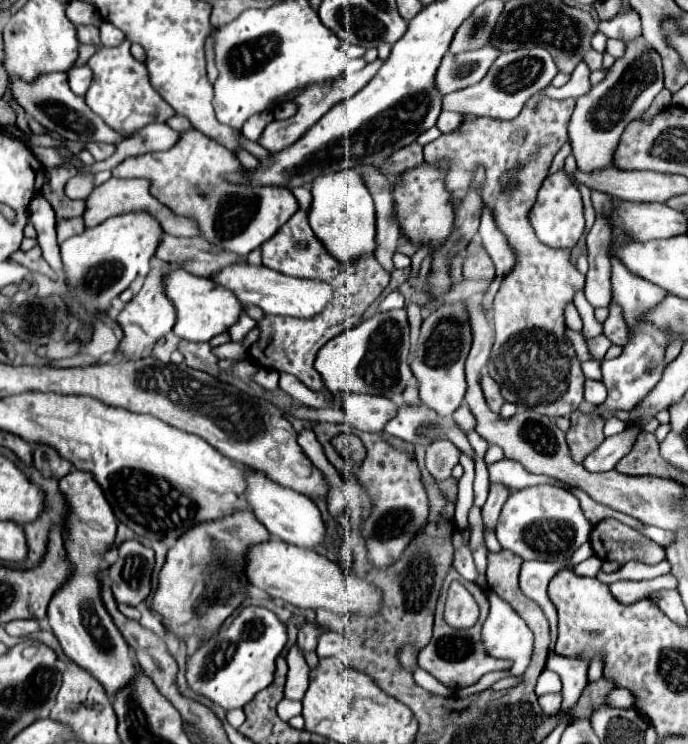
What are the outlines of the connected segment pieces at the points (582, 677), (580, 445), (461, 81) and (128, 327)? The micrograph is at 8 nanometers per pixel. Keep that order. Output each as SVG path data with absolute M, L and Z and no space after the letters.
M551 653L547 659L547 669L559 673L563 681L561 709L569 711L577 703L577 697L581 695L583 687L587 685L589 661L585 661L585 657L561 657L557 653Z
M581 411L571 413L571 429L567 431L567 445L571 449L573 461L585 461L599 443L603 443L603 421L601 417L589 417Z
M489 47L459 53L457 57L447 53L443 57L439 71L437 71L437 79L435 79L437 89L443 95L447 95L457 89L465 89L469 85L475 85L477 81L481 81L481 77L485 77L485 73L489 71L489 65L493 65L493 61L499 55L501 53L497 49L489 49Z
M161 263L161 265L153 267L149 271L149 275L145 277L141 291L125 305L125 309L117 317L117 323L123 327L123 333L125 333L125 337L119 345L119 353L125 355L129 361L135 361L143 355L151 355L157 339L163 337L165 333L169 333L175 325L173 303L169 301L169 297L165 297L165 285L161 285L161 281L165 281L165 273L169 273L169 269L173 269L173 263Z

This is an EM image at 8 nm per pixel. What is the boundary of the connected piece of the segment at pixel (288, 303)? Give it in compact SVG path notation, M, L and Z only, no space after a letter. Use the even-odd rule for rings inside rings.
M249 263L225 267L213 277L213 281L231 289L245 305L259 305L267 315L285 315L297 319L311 319L321 313L321 309L329 305L335 293L335 289L323 281L295 279L289 275L281 275L279 271L273 271L269 267L253 267Z

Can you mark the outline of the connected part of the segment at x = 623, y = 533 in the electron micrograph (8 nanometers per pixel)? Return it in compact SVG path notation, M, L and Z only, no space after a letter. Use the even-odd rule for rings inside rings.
M603 519L599 521L589 539L597 557L617 563L627 563L637 559L647 565L655 565L665 559L665 549L655 541L649 541L639 531L623 525L617 519Z

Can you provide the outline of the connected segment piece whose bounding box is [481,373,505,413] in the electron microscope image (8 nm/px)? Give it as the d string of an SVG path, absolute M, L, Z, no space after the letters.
M487 373L481 375L481 389L483 389L483 395L485 395L485 401L487 401L489 409L493 409L495 413L499 413L499 409L501 409L501 405L505 401L503 401L503 397L499 393L499 385Z

